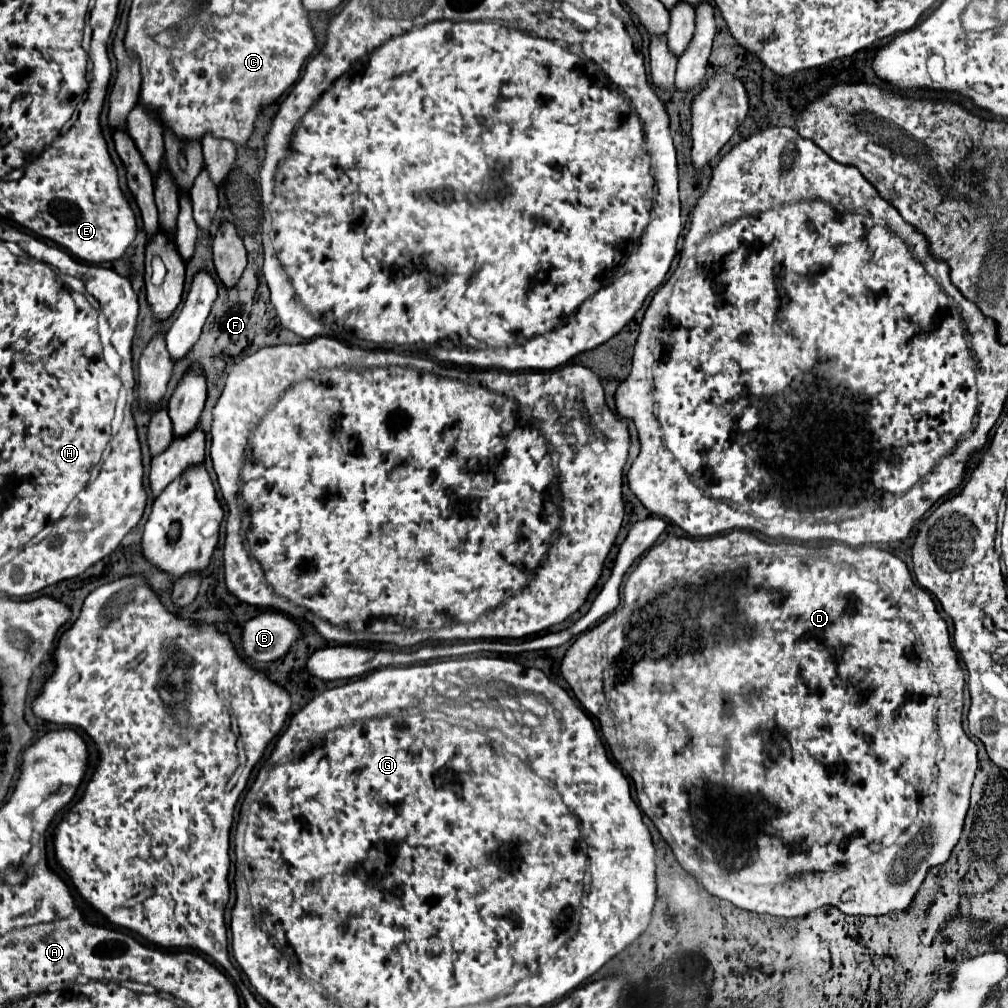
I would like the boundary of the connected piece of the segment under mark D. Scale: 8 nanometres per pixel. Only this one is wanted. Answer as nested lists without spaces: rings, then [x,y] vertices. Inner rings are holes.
[[[732,530],[720,536],[712,538],[682,538],[682,536],[666,536],[660,544],[654,544],[646,556],[638,562],[634,572],[628,576],[624,584],[624,604],[614,610],[594,628],[580,634],[572,646],[566,652],[560,672],[564,680],[574,690],[574,696],[580,700],[584,710],[588,710],[594,718],[600,722],[600,730],[610,746],[610,752],[614,760],[620,764],[620,768],[632,778],[634,788],[638,790],[638,804],[644,810],[646,816],[654,822],[660,836],[666,840],[666,844],[672,848],[676,860],[680,866],[696,878],[696,882],[712,896],[720,900],[732,902],[736,908],[750,910],[756,914],[770,914],[770,916],[782,916],[782,918],[796,918],[804,916],[816,908],[822,906],[836,906],[840,912],[848,916],[884,916],[894,910],[904,910],[916,896],[918,888],[922,886],[926,874],[934,866],[942,866],[954,846],[960,840],[968,800],[970,800],[970,788],[974,782],[974,774],[978,768],[978,756],[976,756],[976,744],[964,734],[962,730],[962,706],[964,706],[964,672],[958,662],[958,654],[950,644],[950,634],[944,618],[938,614],[936,604],[932,602],[930,594],[916,586],[906,564],[878,547],[878,545],[867,544],[864,546],[846,546],[841,542],[806,542],[806,544],[790,544],[790,542],[778,542],[770,544],[756,534],[748,530]]]

